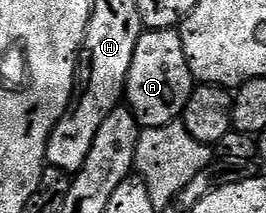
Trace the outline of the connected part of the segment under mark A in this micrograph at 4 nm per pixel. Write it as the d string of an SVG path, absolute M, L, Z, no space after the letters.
M152 28L150 30L144 30L139 36L137 42L137 50L133 50L133 62L129 66L129 78L127 79L127 87L125 89L125 100L129 105L132 112L135 113L135 120L139 123L140 129L144 128L160 128L166 124L174 124L182 117L183 107L187 104L187 99L191 96L191 89L193 87L193 77L189 70L189 62L185 58L185 46L181 42L178 31L175 28Z

